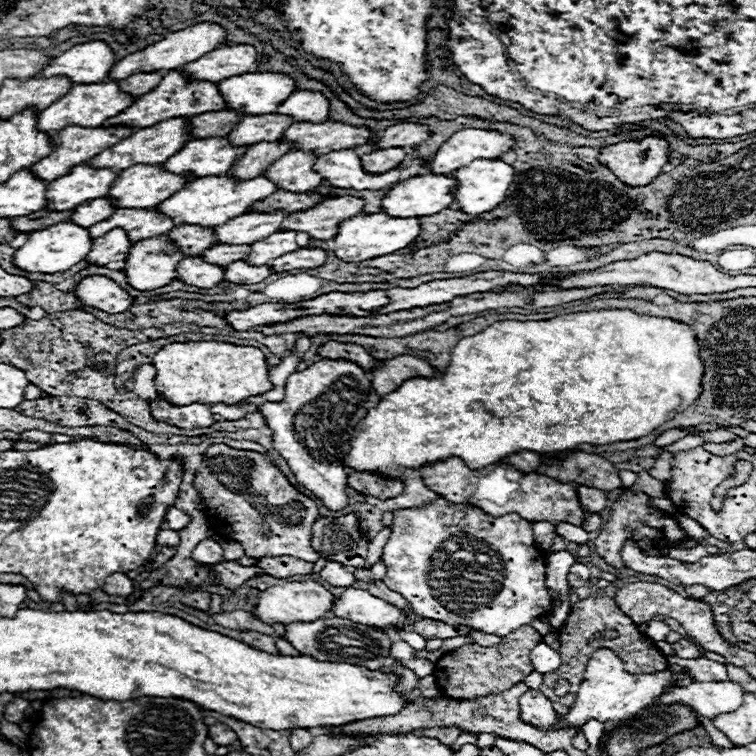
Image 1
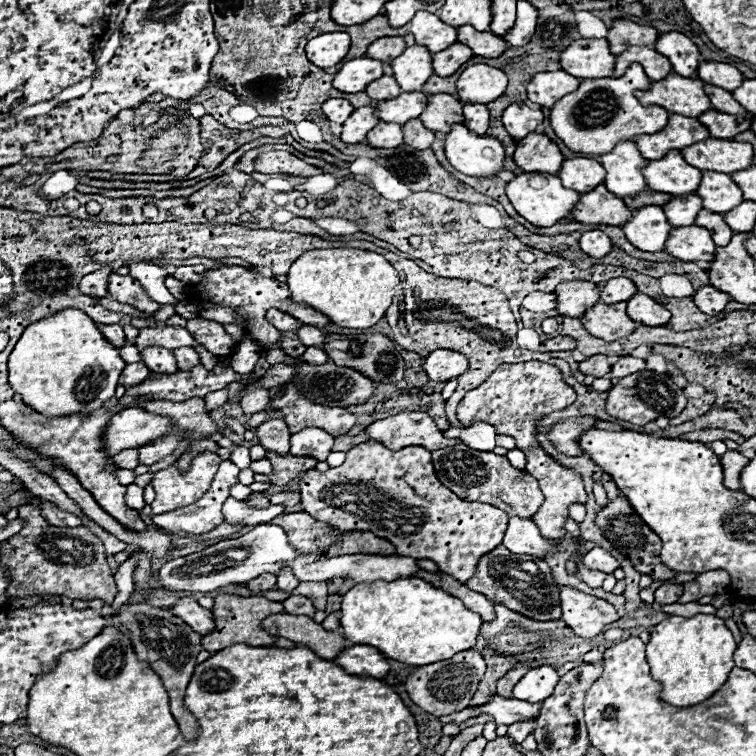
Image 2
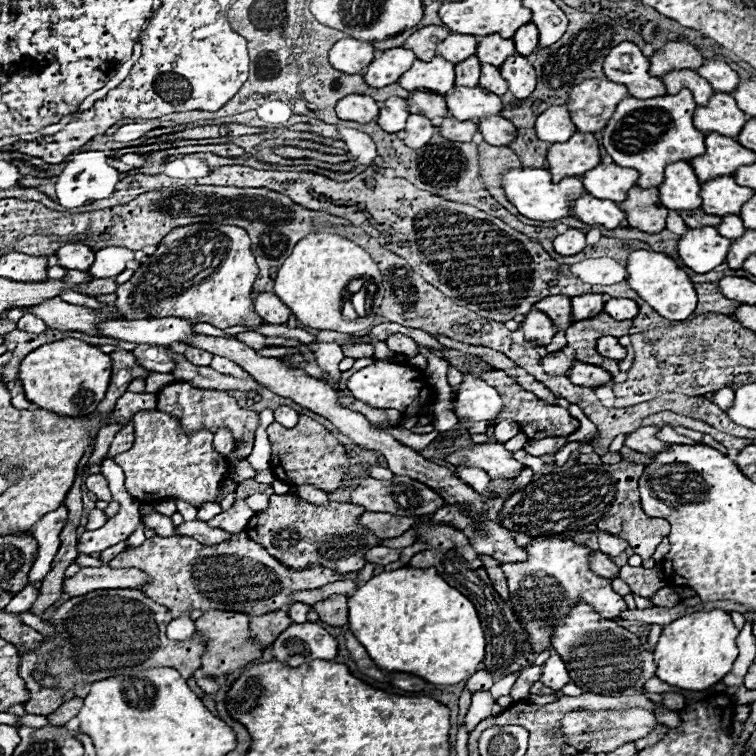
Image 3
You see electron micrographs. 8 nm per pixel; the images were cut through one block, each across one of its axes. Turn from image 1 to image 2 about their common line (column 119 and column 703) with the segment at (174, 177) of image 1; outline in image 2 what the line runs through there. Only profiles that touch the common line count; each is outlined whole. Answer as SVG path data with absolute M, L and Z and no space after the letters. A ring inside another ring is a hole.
M704 174L696 194L702 198L702 206L716 214L730 212L740 202L744 202L742 190L728 174Z

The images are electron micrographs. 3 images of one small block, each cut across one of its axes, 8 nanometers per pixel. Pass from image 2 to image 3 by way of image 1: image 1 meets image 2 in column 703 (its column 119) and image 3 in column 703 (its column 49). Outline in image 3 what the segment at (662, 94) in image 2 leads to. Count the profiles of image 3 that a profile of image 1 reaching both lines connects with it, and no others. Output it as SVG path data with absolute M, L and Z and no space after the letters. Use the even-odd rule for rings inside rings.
M716 92L708 106L698 106L694 114L694 126L702 132L720 132L736 138L748 122L748 116L736 106L732 94Z

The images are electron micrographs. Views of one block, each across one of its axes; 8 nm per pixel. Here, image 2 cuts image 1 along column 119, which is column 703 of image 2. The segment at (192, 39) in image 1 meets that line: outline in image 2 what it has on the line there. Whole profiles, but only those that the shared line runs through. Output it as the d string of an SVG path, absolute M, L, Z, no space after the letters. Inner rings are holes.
M700 62L700 68L698 68L698 76L708 82L708 84L714 84L718 88L724 88L728 92L736 90L742 82L744 82L744 76L730 64L724 64L724 62Z

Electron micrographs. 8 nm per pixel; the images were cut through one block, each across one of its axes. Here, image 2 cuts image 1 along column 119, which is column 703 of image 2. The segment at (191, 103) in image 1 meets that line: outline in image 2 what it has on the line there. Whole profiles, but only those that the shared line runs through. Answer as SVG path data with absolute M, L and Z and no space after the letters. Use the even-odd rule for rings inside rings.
M710 110L708 114L702 114L700 124L704 124L714 138L732 140L736 134L746 132L752 122L748 118L732 118L732 114L720 114L716 110Z

